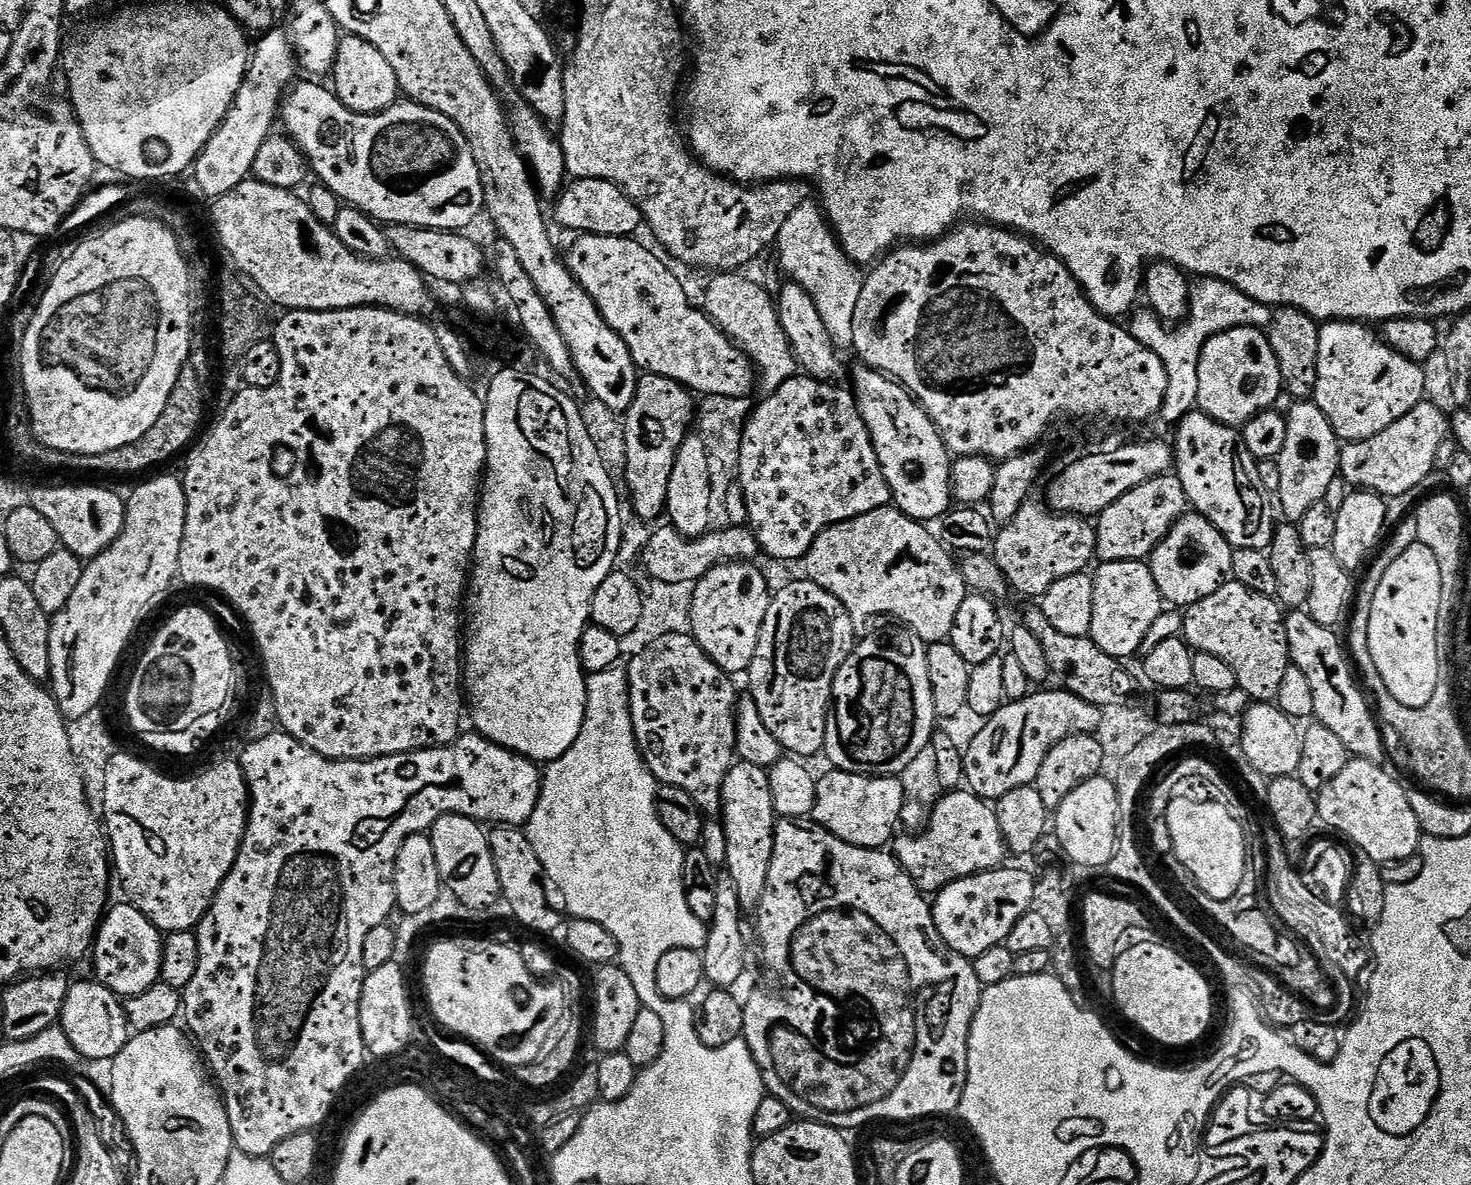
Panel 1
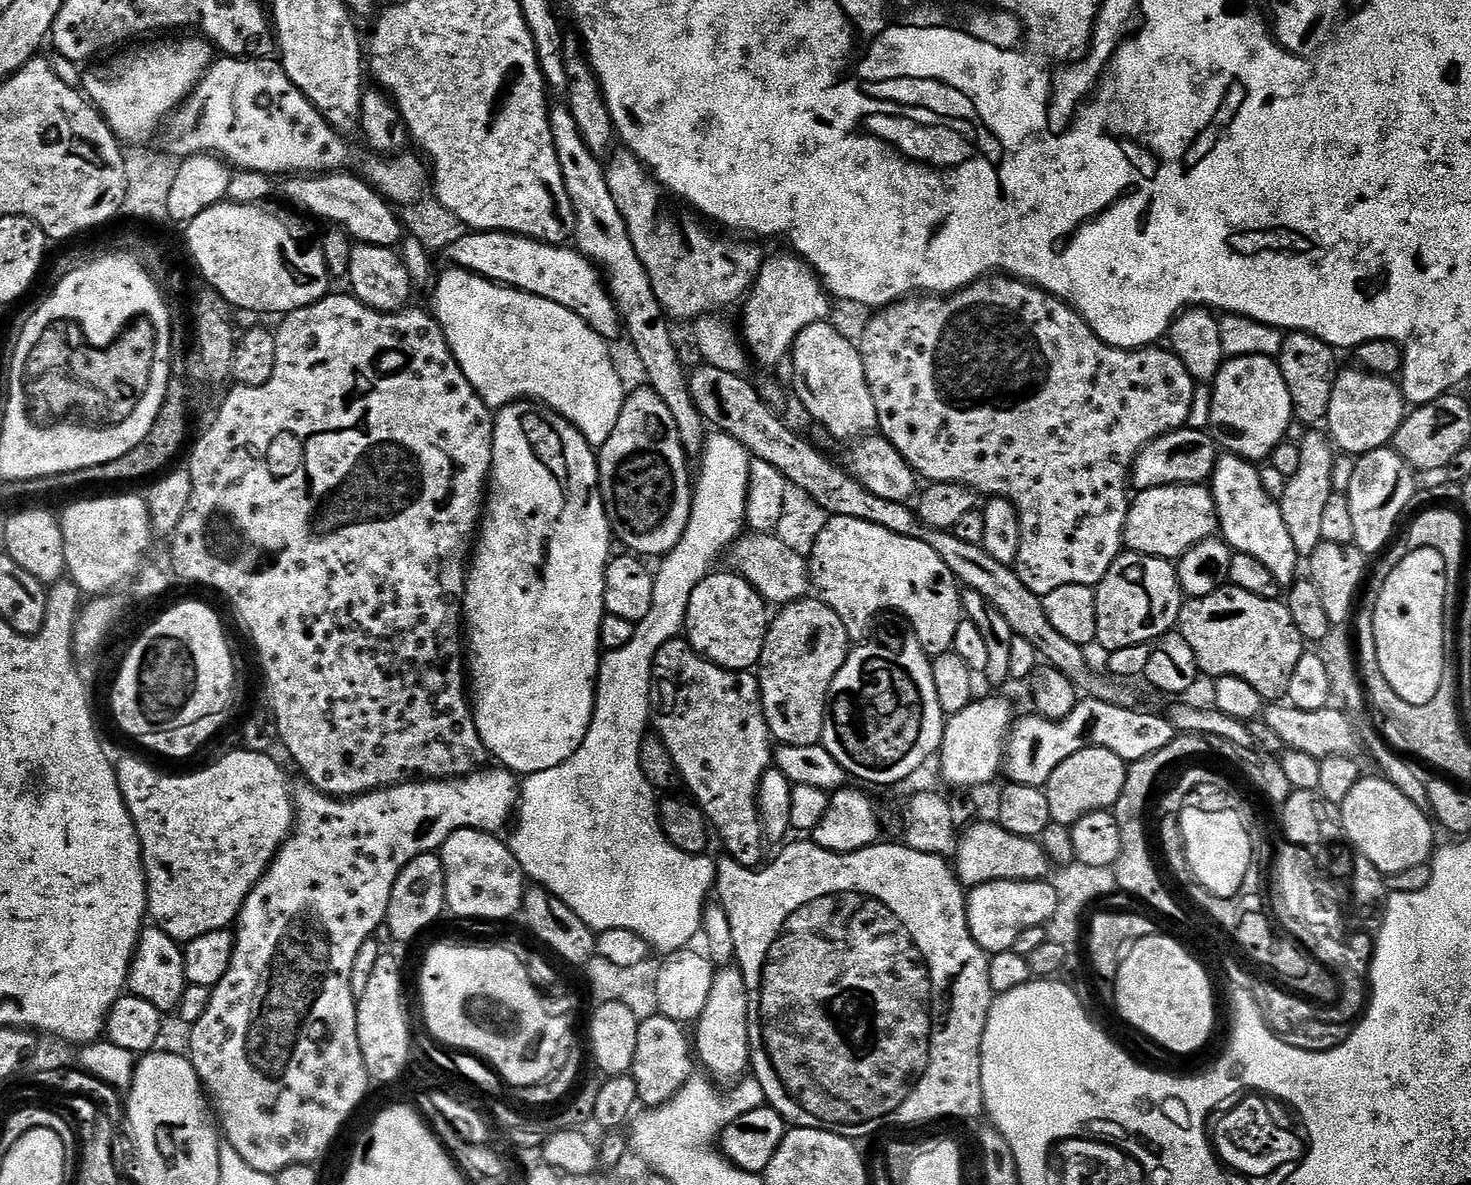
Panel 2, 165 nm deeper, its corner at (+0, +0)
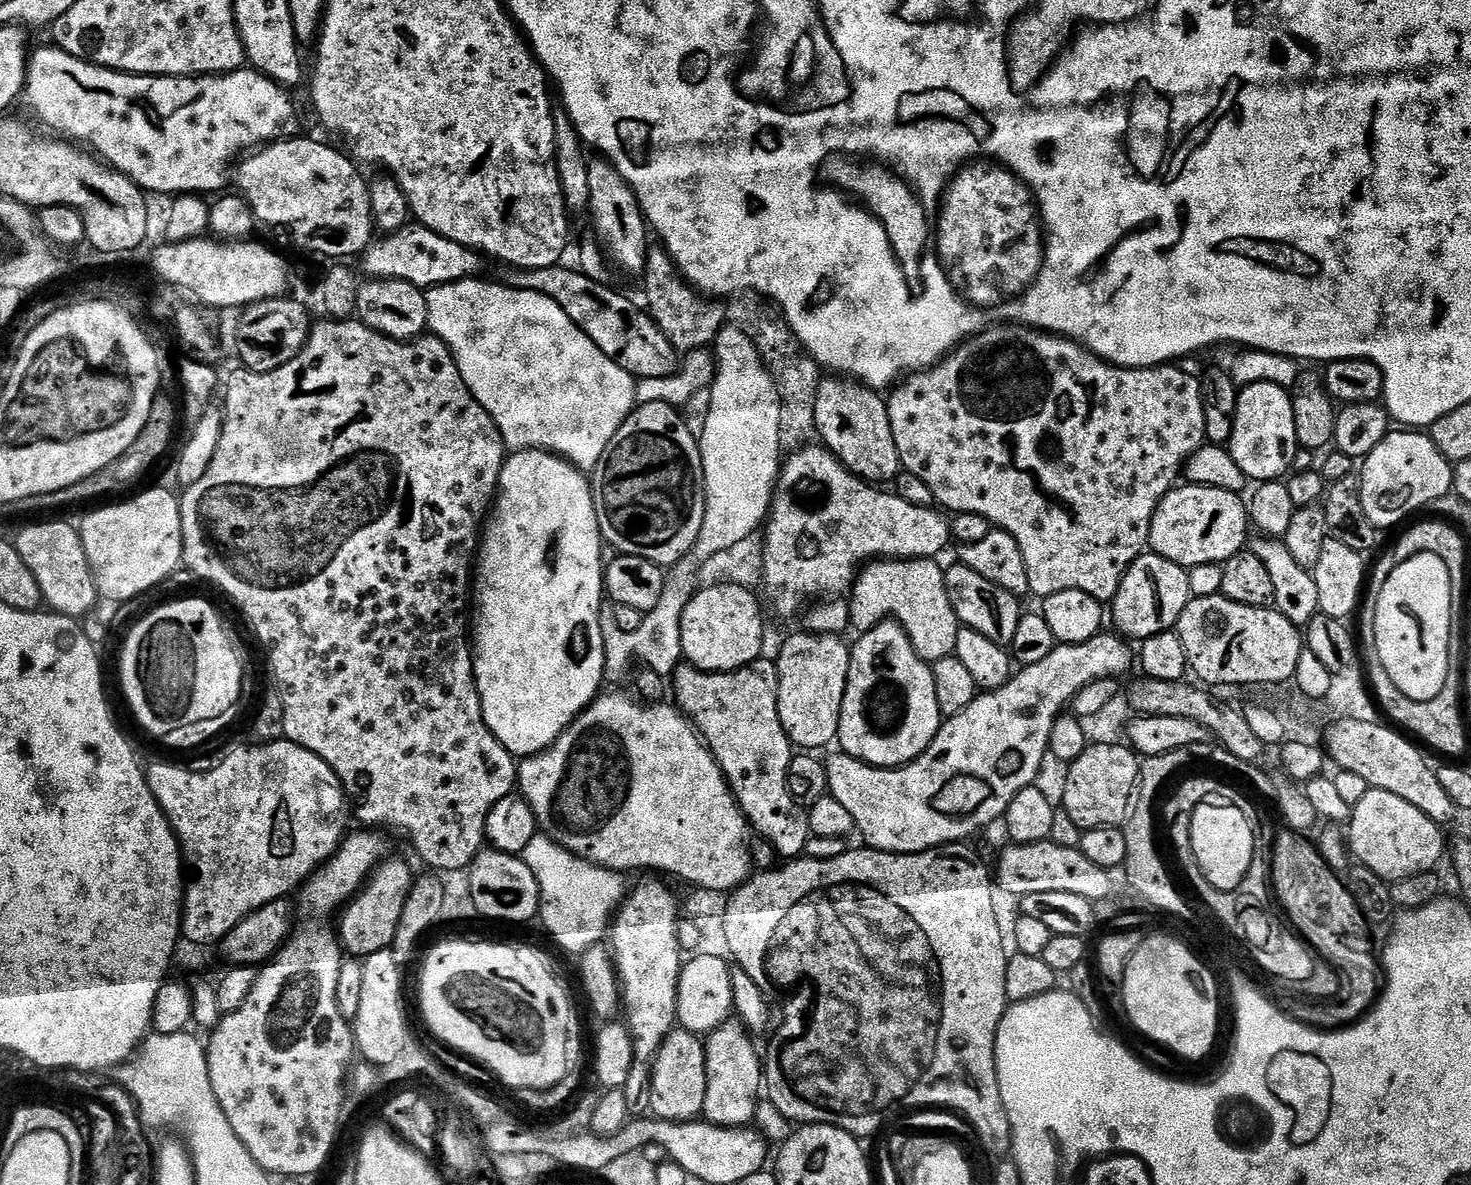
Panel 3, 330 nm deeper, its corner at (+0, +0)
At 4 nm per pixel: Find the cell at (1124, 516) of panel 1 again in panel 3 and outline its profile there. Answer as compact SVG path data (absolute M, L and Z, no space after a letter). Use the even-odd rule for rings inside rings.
M1197 484L1173 487L1152 515L1148 548L1186 570L1203 564L1223 565L1234 554L1245 551L1250 531L1245 501L1235 492L1203 488Z

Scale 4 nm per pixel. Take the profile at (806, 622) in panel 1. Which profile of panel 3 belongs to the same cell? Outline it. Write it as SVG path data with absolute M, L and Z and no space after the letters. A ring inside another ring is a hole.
M839 635L792 636L780 648L780 657L776 660L776 697L778 698L778 714L782 718L782 726L786 730L789 742L797 749L824 748L835 741L840 735L840 715L842 702L848 685L850 674L850 658L852 653L849 645L843 644Z

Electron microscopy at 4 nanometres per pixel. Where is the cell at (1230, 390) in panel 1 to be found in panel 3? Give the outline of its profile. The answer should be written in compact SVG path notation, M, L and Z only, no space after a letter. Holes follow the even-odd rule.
M1268 382L1246 384L1239 389L1232 419L1230 451L1234 462L1238 462L1238 470L1242 470L1249 481L1279 481L1289 475L1288 467L1298 453L1289 389Z

